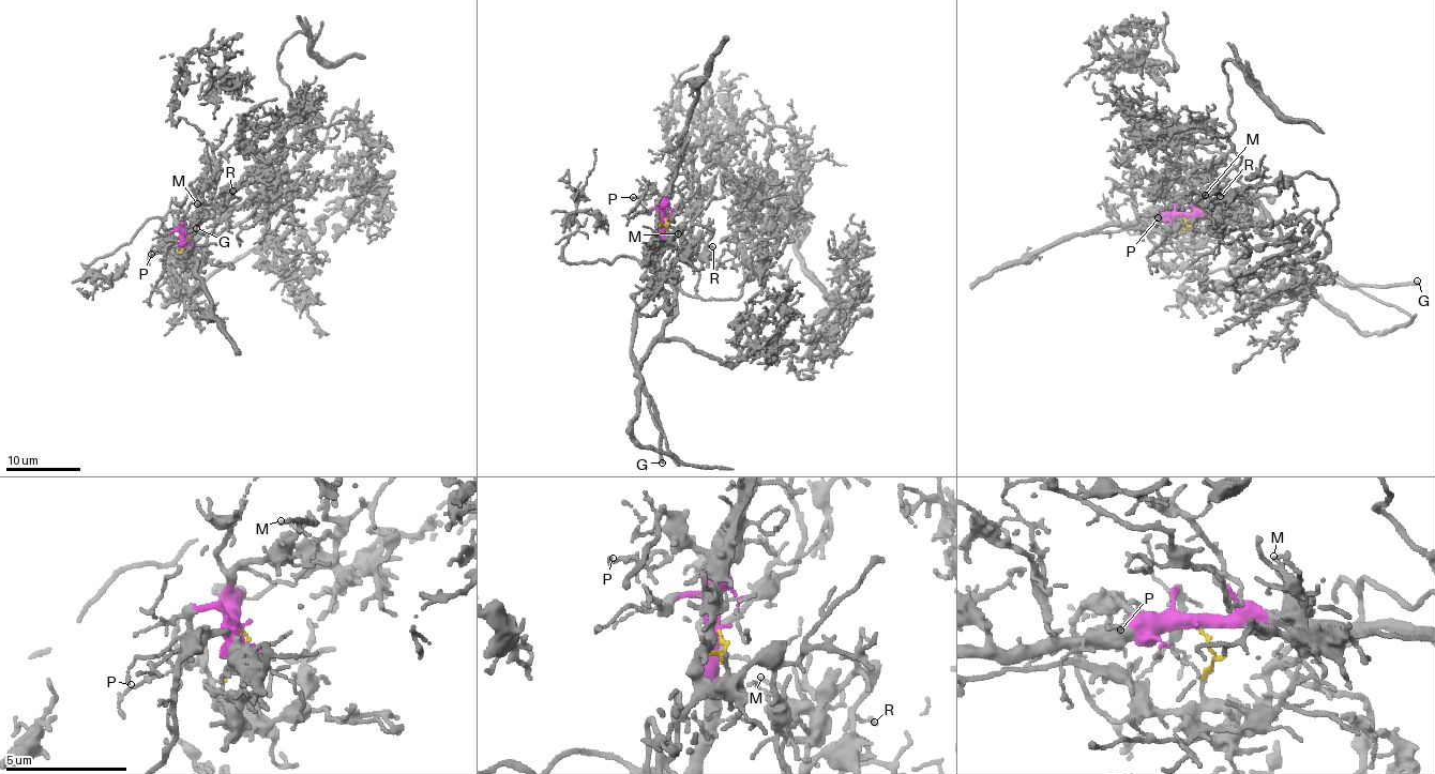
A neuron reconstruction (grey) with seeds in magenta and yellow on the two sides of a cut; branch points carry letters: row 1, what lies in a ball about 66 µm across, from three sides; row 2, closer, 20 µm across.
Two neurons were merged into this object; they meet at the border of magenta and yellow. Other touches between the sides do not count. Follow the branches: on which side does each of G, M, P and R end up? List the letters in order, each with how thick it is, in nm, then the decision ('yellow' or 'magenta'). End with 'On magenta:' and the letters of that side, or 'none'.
G: 320 nm | magenta
M: 120 nm | yellow
P: 140 nm | magenta
R: 80 nm | yellow
On magenta: G, P

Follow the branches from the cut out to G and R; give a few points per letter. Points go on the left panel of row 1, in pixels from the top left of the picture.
G: (184, 237), (180, 218), (174, 233), (162, 239), (159, 249), (183, 253), (192, 246), (196, 227)
R: (184, 237), (179, 259), (165, 241), (170, 211), (199, 197), (216, 203), (217, 217), (232, 190)

